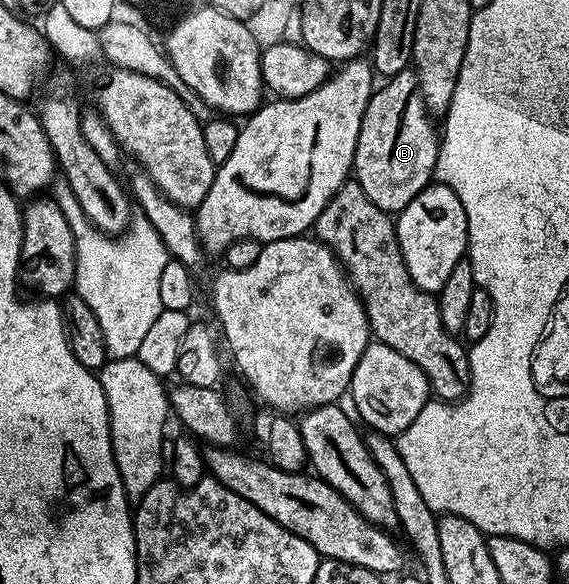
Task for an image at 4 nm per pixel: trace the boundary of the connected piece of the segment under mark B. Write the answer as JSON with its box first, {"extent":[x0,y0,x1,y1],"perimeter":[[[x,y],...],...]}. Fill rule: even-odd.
{"extent":[353,70,441,213],"perimeter":[[[414,70],[392,75],[384,83],[387,84],[380,91],[372,90],[365,117],[361,117],[353,179],[373,205],[388,213],[398,213],[432,182],[441,135],[419,91]]]}

